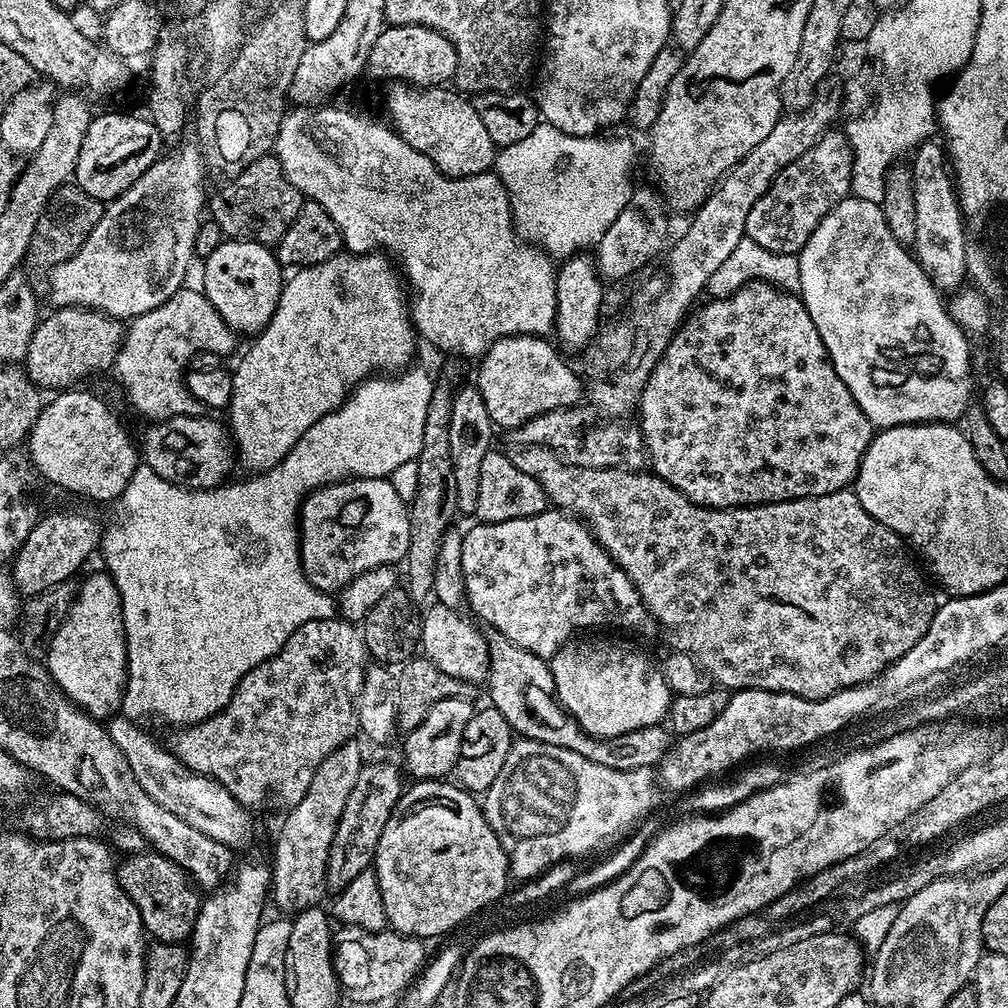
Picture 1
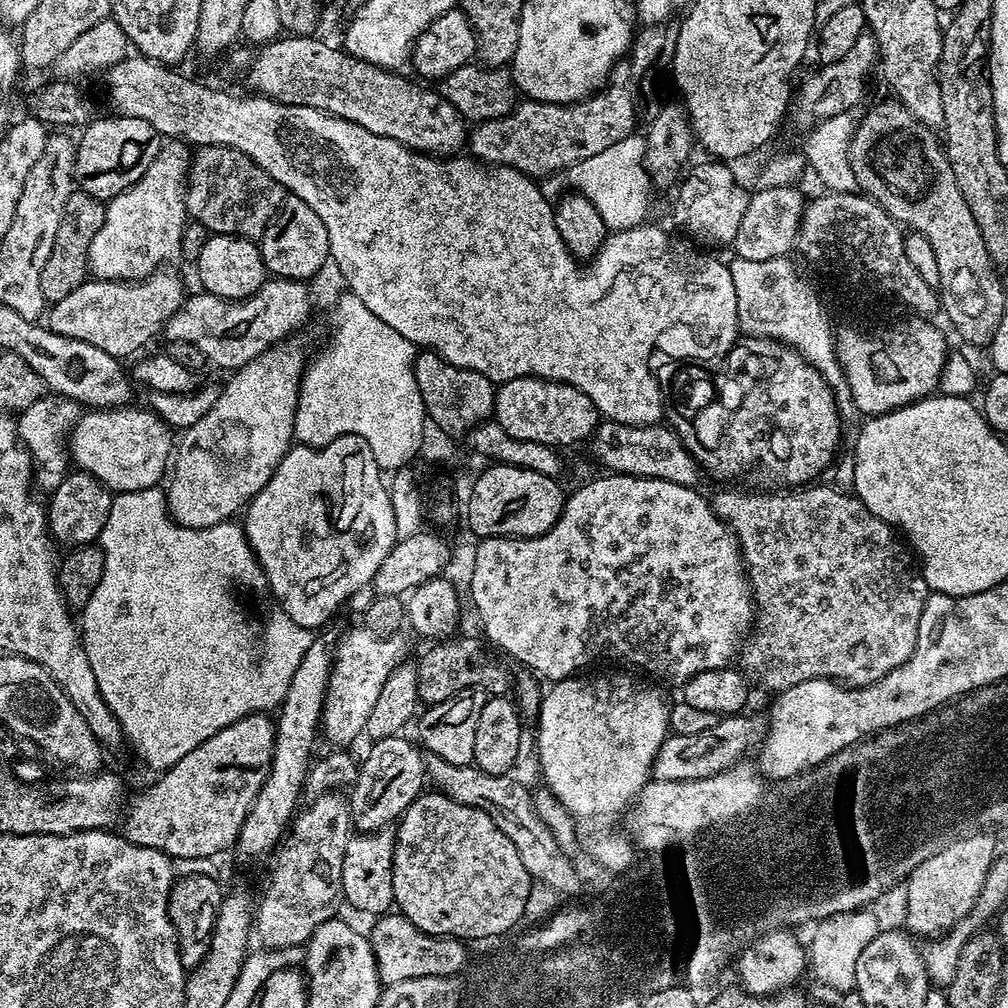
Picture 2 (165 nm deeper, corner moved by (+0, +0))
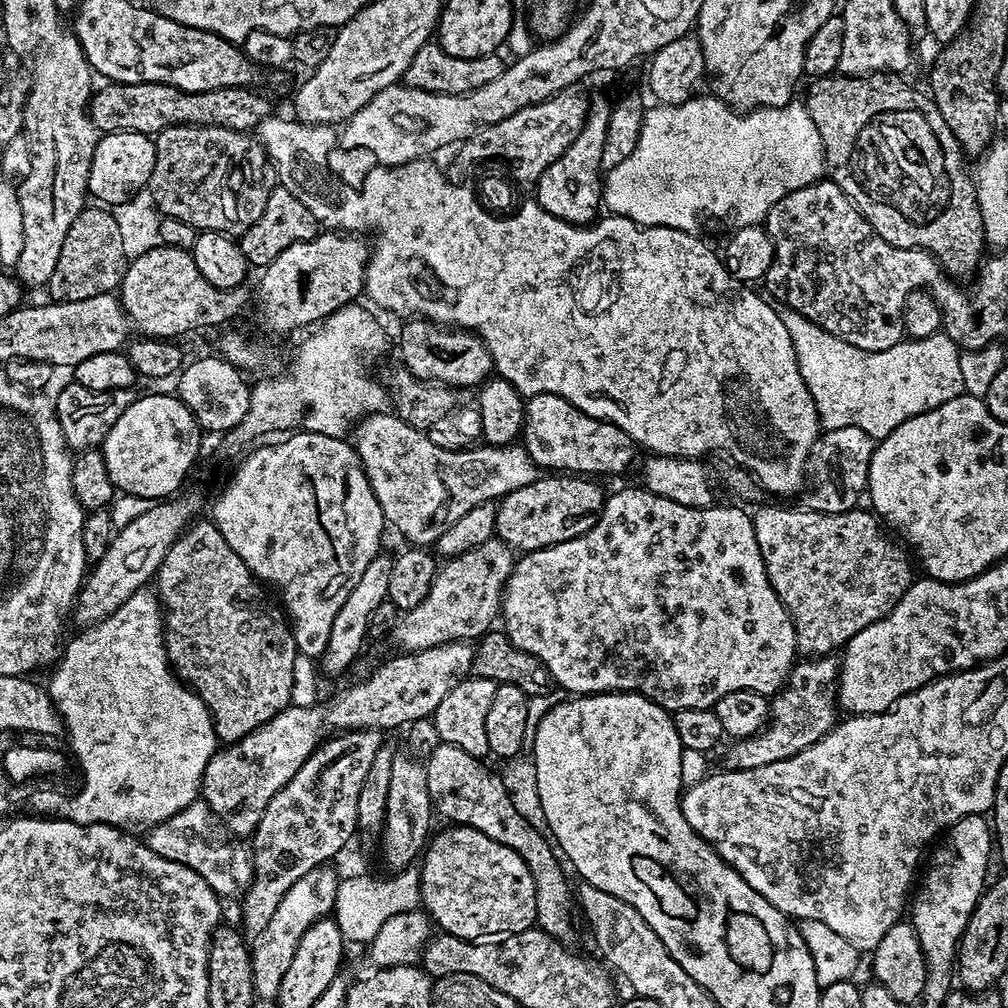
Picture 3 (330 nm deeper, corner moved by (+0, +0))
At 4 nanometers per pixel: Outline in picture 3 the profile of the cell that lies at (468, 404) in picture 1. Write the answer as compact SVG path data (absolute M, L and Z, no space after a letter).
M408 318L400 328L400 360L420 380L476 390L493 375L490 350L475 332L445 326L427 318Z

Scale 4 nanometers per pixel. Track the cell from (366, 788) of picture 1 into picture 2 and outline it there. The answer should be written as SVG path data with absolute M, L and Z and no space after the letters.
M395 735L375 741L368 757L359 761L355 781L350 788L352 826L357 833L377 832L395 825L404 811L425 791L425 753L404 737Z

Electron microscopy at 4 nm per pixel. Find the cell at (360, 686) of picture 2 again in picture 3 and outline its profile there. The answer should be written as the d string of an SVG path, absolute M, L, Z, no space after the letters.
M499 538L487 540L482 542L482 546L474 546L474 550L445 559L439 565L426 598L398 617L390 640L400 647L397 649L401 653L426 650L455 640L479 640L501 615L504 584L510 578L513 563L513 549Z

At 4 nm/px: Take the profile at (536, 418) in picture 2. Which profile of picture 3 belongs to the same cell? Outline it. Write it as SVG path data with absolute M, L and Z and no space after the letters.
M530 396L526 402L522 443L540 469L596 474L592 472L616 472L637 463L637 445L618 426L594 418L557 396Z

